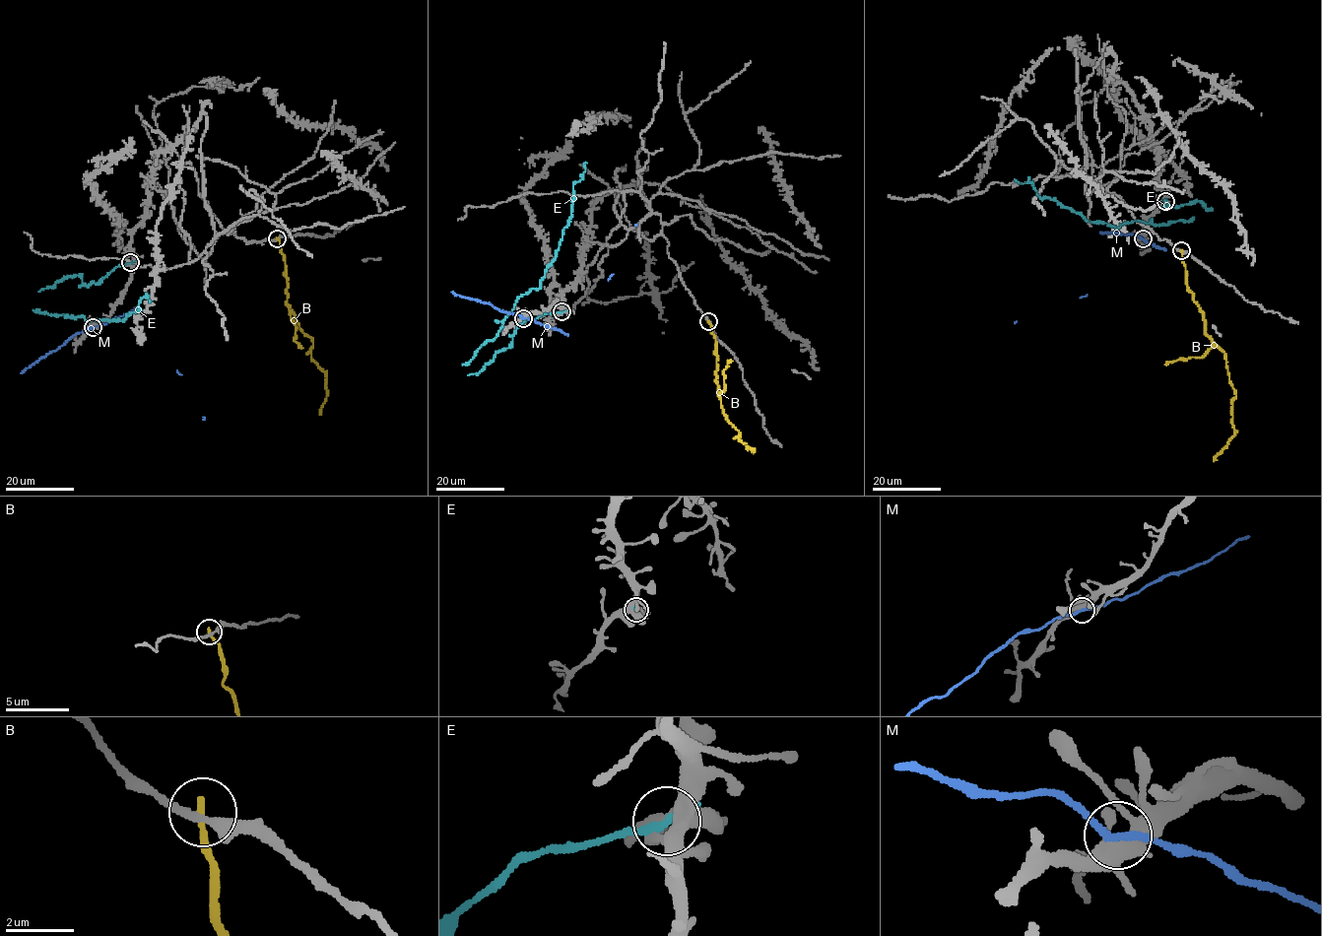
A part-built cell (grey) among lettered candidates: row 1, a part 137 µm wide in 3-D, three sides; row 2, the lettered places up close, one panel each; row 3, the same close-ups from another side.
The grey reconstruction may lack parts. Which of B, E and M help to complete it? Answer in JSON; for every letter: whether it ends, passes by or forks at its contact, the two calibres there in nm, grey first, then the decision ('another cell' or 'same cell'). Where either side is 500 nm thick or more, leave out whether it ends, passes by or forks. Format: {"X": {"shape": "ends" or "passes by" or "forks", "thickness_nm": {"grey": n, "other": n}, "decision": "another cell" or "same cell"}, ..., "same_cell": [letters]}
{"B": {"shape": "ends", "thickness_nm": {"grey": 220, "other": 240}, "decision": "another cell"}, "E": {"shape": "ends", "thickness_nm": {"grey": 280, "other": 300}, "decision": "another cell"}, "M": {"shape": "passes by", "thickness_nm": {"grey": 400, "other": 220}, "decision": "another cell"}, "same_cell": []}

